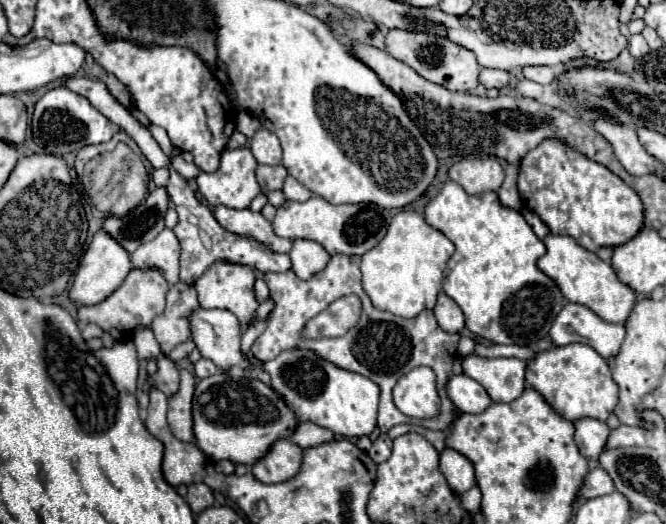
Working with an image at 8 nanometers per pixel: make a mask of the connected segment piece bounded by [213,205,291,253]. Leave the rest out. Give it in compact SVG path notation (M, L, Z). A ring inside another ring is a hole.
M215 207L213 215L217 223L235 235L247 235L257 239L259 243L267 245L275 253L289 253L291 251L291 239L281 239L273 233L271 223L251 209L229 209L229 207Z

